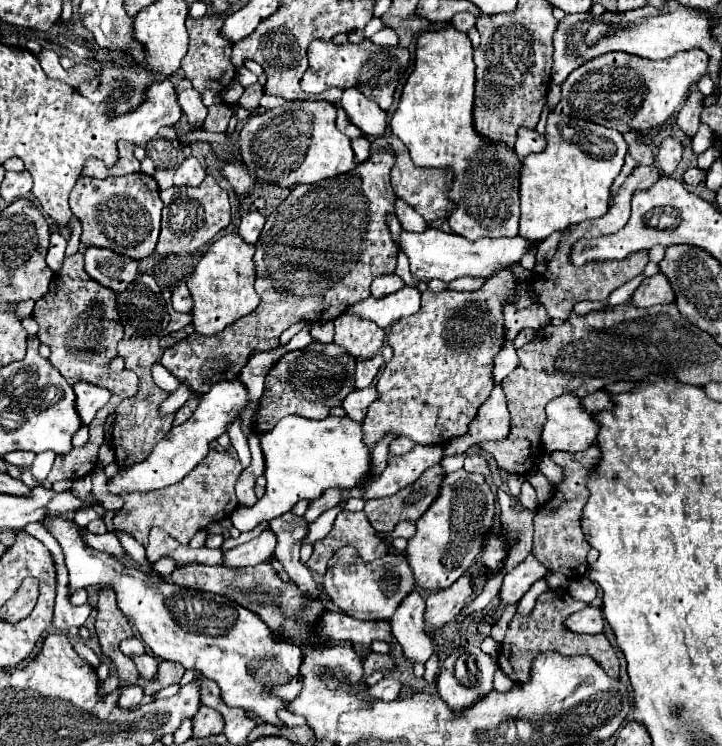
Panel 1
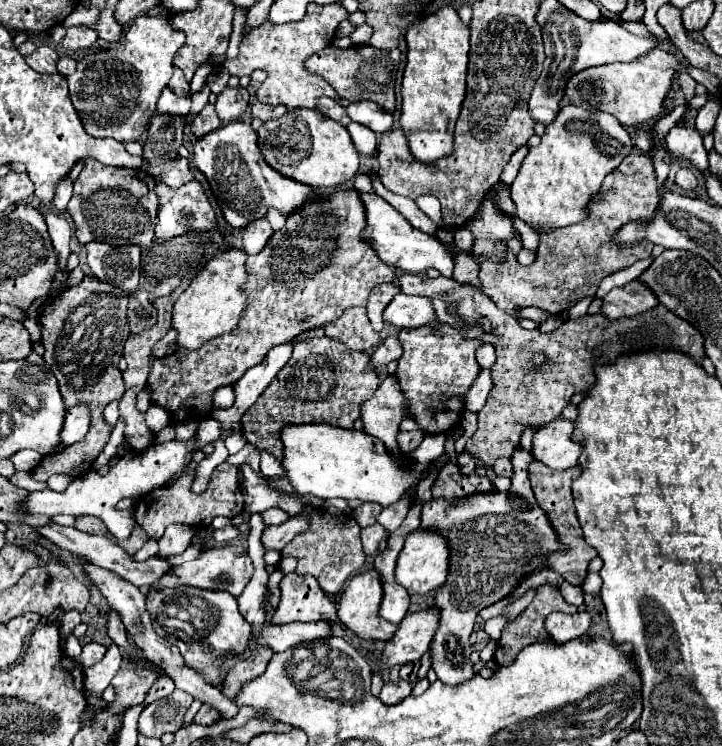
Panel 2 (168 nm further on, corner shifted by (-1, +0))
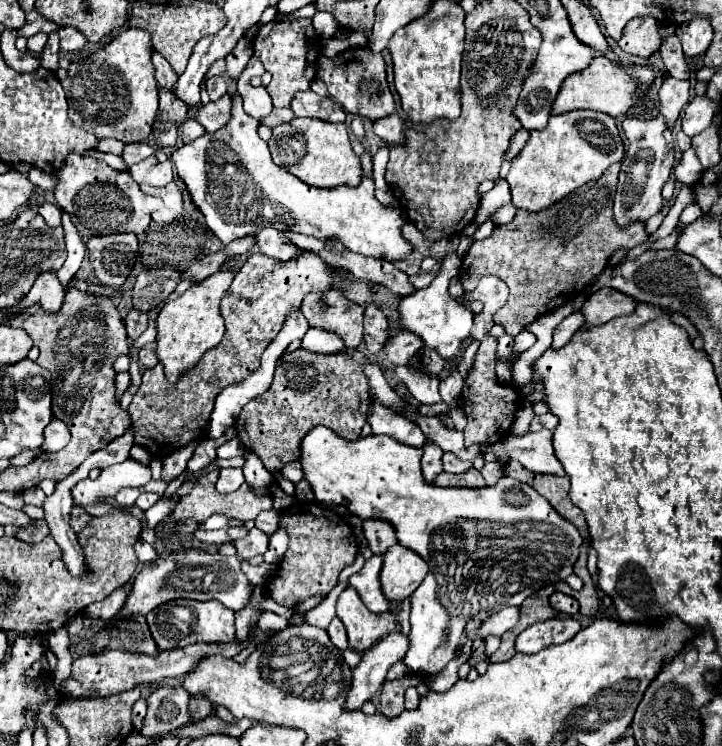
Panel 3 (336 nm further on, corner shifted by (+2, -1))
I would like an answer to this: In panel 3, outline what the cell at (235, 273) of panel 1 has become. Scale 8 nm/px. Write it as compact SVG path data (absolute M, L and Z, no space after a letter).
M231 269L217 271L211 277L195 283L177 299L169 299L157 317L157 359L163 365L165 377L169 383L177 383L177 379L187 373L205 351L217 347L225 335L223 317L219 313L219 303L233 281Z

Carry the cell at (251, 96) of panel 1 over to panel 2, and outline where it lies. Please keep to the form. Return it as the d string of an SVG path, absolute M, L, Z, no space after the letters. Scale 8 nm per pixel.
M226 88L222 94L218 94L216 100L216 112L220 114L220 120L224 124L238 120L250 106L250 94L246 88Z

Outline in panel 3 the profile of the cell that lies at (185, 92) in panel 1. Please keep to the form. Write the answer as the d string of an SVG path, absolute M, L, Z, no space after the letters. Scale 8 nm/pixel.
M153 51L151 59L153 59L153 67L155 67L155 79L157 79L157 85L159 85L159 87L167 87L167 89L171 89L171 87L177 83L177 75L175 75L173 69L169 67L167 59L165 59L161 53L157 53L157 51Z

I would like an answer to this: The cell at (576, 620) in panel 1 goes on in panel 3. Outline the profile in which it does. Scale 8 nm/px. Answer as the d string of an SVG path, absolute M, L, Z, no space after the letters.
M573 617L541 621L537 625L527 627L525 631L521 631L521 635L515 641L515 651L525 653L525 655L537 653L547 645L565 643L565 641L573 639L579 633L579 629L581 629L581 625Z

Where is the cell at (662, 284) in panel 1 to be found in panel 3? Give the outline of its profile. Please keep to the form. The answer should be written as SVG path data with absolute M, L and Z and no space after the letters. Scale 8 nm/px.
M605 287L605 289L589 295L589 299L581 307L581 313L583 313L587 325L603 325L619 315L631 315L635 305L637 303L631 297Z

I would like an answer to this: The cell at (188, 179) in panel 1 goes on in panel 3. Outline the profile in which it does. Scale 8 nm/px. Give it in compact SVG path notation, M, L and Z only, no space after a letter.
M147 157L141 163L129 167L129 173L137 183L149 183L155 187L163 187L173 181L173 163Z

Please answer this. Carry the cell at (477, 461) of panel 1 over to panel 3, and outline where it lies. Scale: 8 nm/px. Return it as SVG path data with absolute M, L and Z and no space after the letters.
M449 452L443 453L441 461L443 461L443 470L447 471L447 473L465 473L471 467L471 463L461 461L461 459L457 459L453 453Z

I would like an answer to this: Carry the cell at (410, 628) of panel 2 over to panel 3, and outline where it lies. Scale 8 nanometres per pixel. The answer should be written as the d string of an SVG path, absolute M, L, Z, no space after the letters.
M395 631L361 655L359 665L353 669L351 689L345 699L345 711L361 709L365 701L373 699L373 695L381 689L381 683L385 683L389 667L401 661L407 653L407 645L409 637Z

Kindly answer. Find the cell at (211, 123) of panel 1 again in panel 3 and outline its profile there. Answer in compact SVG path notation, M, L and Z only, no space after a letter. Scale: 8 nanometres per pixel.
M187 119L183 123L183 129L181 129L181 141L183 143L191 143L195 141L197 137L201 137L205 133L205 129L195 121L195 119Z

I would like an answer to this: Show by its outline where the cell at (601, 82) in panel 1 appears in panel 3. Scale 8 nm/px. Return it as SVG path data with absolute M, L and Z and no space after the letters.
M595 53L593 63L589 67L569 75L563 81L563 85L559 89L559 95L557 95L555 103L553 103L551 115L569 113L569 111L575 111L575 109L593 109L593 111L603 111L603 113L607 113L607 115L611 115L615 119L623 117L635 103L639 103L639 99L647 91L649 83L653 81L653 77L655 77L655 71L649 69L649 67L635 65L631 71L627 71L627 67L613 65L603 55Z

